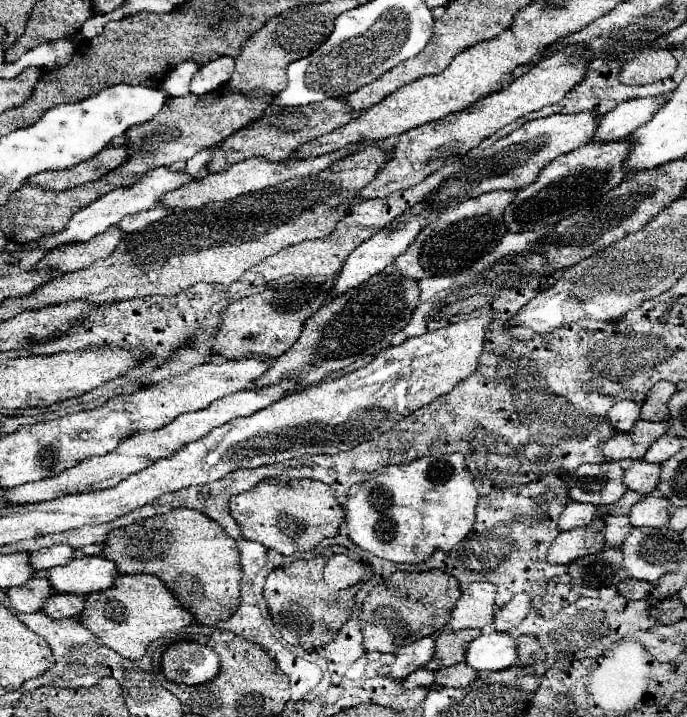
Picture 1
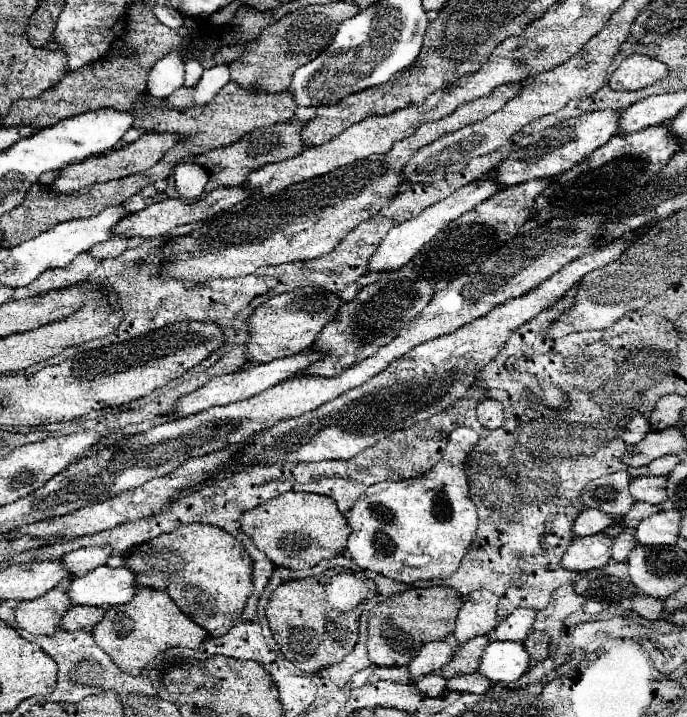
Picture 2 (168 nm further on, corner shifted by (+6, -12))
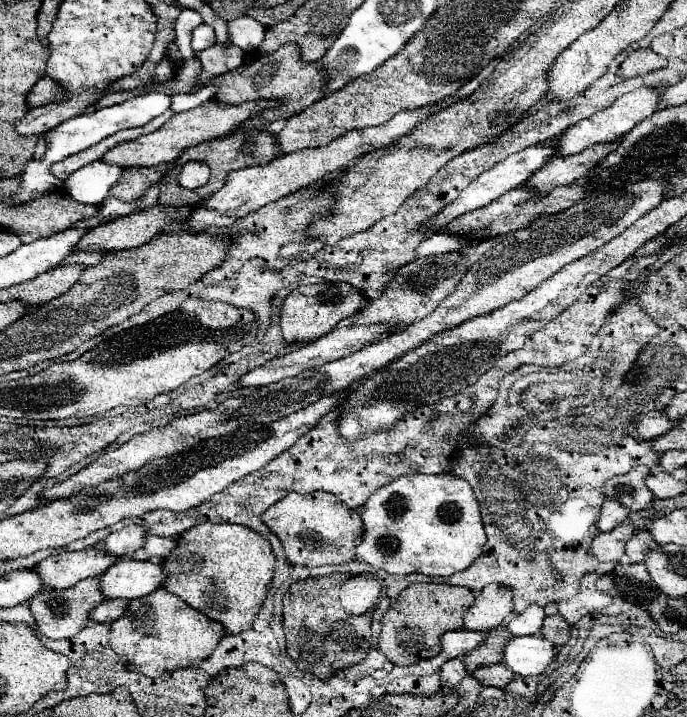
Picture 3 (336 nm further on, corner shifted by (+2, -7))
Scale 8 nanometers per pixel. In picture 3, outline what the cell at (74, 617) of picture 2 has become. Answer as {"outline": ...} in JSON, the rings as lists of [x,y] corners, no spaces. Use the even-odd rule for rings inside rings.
{"outline":[[[104,599],[98,607],[94,607],[90,611],[90,619],[96,623],[112,623],[124,613],[126,605],[128,605],[128,601],[124,601],[124,599]]]}

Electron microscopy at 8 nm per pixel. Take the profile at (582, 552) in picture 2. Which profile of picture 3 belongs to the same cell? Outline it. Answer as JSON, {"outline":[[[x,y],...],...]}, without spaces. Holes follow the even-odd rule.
{"outline":[[[622,523],[608,533],[600,533],[598,539],[594,539],[592,545],[590,545],[590,555],[594,555],[598,561],[618,563],[618,559],[624,555],[626,541],[634,533],[636,533],[636,529],[630,523]]]}

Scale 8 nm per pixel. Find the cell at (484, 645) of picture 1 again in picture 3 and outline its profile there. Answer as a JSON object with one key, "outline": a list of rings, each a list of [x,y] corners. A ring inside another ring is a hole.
{"outline":[[[538,635],[512,637],[504,647],[502,663],[520,677],[540,675],[556,657],[556,647]]]}

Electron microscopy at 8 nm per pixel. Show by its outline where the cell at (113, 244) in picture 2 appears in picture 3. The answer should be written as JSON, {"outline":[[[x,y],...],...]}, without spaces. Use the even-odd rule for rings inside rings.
{"outline":[[[78,251],[74,255],[68,257],[66,263],[82,263],[82,265],[96,265],[98,261],[102,261],[106,255],[106,251]]]}

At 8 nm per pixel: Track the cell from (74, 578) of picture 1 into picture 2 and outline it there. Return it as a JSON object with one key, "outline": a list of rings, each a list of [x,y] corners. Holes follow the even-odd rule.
{"outline":[[[98,566],[82,578],[70,582],[70,598],[74,604],[84,606],[118,606],[126,604],[136,594],[134,572],[128,568]]]}

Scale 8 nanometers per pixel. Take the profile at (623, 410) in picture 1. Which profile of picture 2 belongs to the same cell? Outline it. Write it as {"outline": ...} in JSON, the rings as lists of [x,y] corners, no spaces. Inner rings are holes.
{"outline":[[[638,414],[638,416],[634,416],[634,418],[630,420],[628,430],[624,432],[624,440],[626,440],[626,444],[634,446],[634,444],[638,444],[648,432],[652,432],[648,418],[642,416],[642,414]]]}

